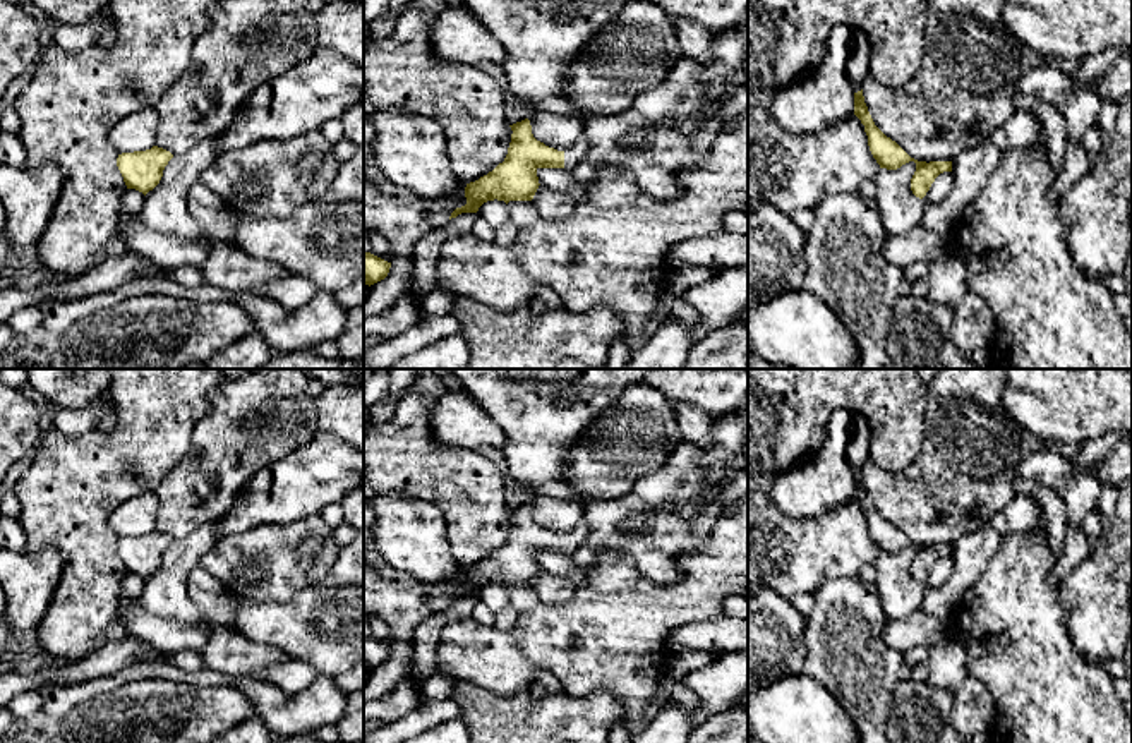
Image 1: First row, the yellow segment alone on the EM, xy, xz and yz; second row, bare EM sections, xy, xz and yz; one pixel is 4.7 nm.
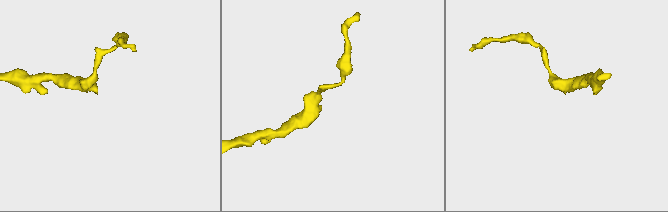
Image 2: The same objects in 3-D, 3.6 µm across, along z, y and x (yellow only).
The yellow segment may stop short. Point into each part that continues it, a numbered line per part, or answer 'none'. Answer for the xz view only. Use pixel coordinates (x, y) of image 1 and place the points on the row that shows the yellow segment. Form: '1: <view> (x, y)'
1: xz (573, 155)

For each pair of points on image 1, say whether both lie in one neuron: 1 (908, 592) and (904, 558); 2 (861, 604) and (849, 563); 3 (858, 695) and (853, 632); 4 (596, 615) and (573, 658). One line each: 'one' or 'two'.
1: one
2: two
3: one
4: one

